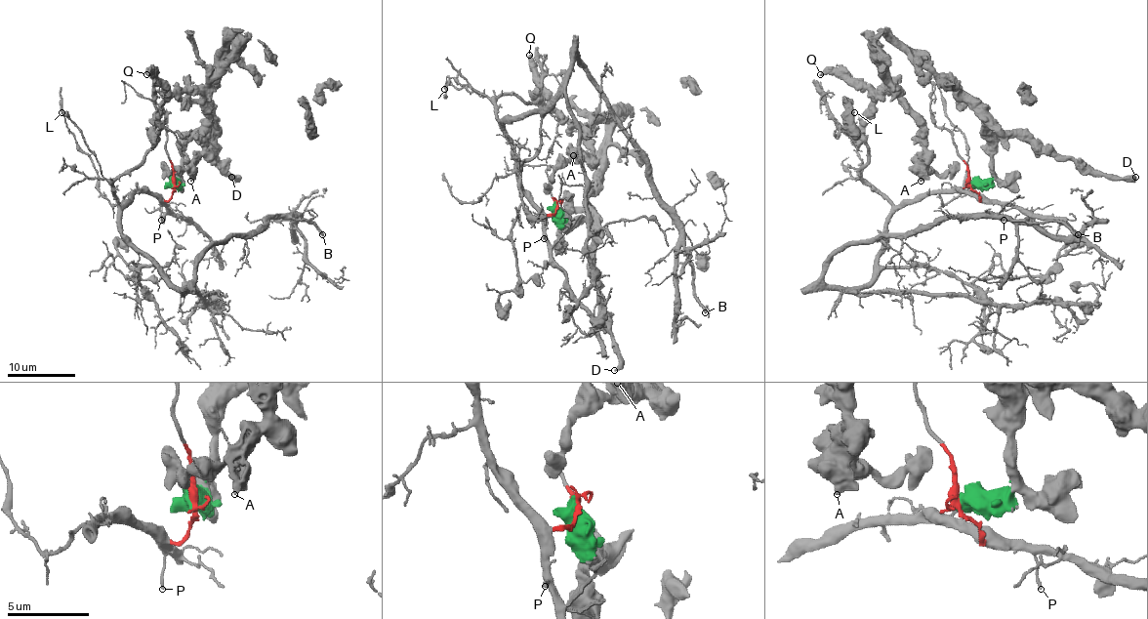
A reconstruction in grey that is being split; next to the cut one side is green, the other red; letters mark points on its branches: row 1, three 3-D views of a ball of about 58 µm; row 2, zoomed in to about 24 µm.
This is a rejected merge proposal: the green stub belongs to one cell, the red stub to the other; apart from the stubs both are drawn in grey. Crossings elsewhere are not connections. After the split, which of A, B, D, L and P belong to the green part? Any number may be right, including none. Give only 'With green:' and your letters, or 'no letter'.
With green: A, D

